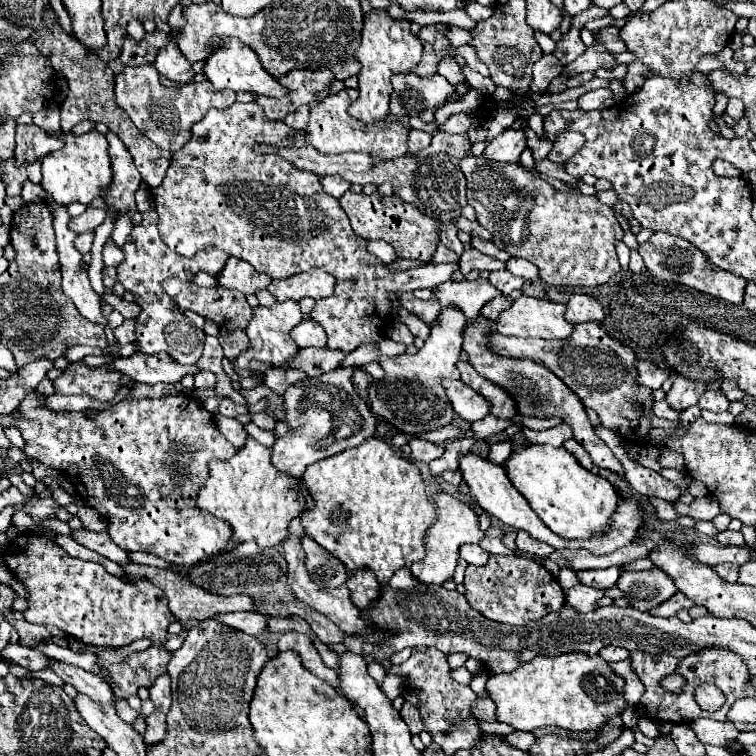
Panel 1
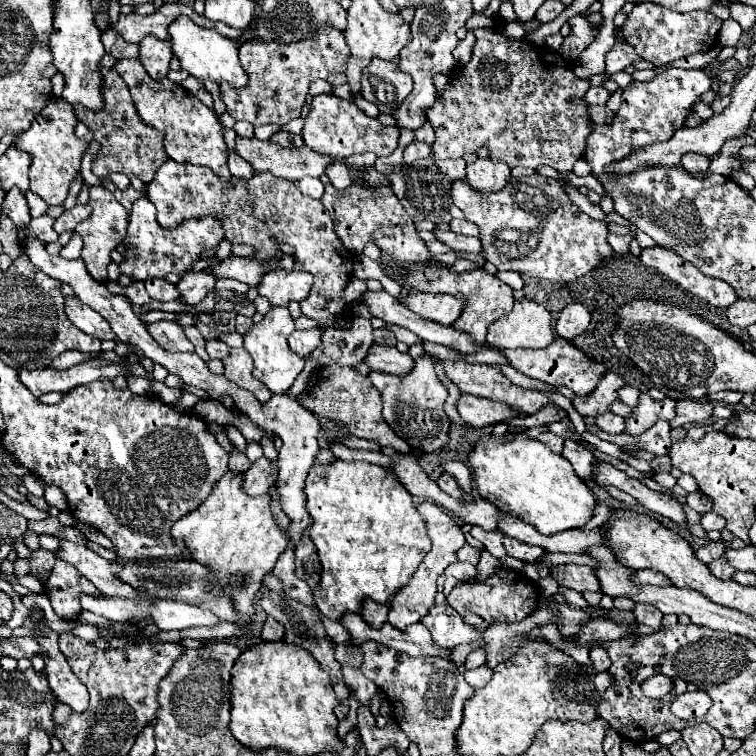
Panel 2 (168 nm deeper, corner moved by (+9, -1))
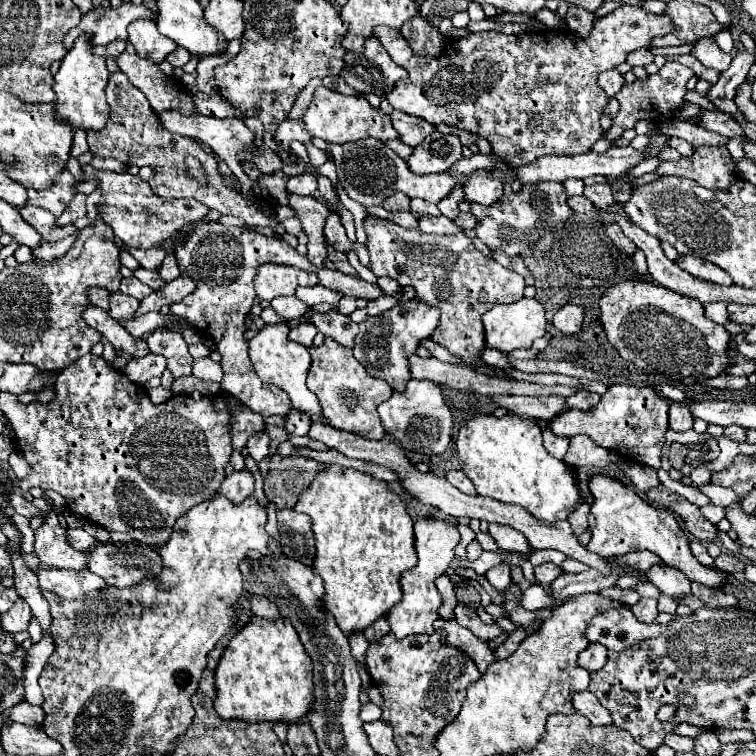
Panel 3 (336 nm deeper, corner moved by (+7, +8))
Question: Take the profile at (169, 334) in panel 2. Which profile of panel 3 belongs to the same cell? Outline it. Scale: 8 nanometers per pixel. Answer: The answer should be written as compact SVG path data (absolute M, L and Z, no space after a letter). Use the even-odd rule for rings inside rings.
M154 330L146 340L152 354L160 354L166 358L166 368L172 372L174 378L188 376L192 372L192 356L188 352L188 344L176 332Z

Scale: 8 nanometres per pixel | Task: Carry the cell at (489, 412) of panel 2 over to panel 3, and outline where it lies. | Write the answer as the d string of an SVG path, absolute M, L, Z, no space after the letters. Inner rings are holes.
M492 396L498 406L504 406L508 412L514 412L522 418L532 420L552 420L566 412L566 398L564 396Z

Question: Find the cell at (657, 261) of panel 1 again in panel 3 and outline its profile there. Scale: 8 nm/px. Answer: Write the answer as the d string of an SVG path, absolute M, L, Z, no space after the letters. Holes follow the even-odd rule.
M680 256L678 266L682 266L686 272L690 272L692 276L706 280L706 282L714 282L720 286L730 286L732 278L728 272L724 272L720 266L706 262L702 258L694 258L694 256Z

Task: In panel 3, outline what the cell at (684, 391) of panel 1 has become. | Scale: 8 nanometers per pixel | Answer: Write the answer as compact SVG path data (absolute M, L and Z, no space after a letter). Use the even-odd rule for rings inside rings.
M614 384L602 394L602 400L592 410L568 410L550 422L550 430L556 436L572 438L576 434L590 436L598 446L620 454L622 458L644 464L654 470L662 468L660 450L666 444L668 430L668 402L654 394L652 388L636 388L626 384Z

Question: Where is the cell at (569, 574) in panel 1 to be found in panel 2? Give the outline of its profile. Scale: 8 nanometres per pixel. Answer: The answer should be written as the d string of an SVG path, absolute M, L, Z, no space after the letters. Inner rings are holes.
M560 587L558 593L564 597L564 601L568 601L568 603L572 603L572 605L576 605L576 607L588 607L588 603L586 603L586 599L582 597L582 593L576 593L576 591L568 589L568 587Z

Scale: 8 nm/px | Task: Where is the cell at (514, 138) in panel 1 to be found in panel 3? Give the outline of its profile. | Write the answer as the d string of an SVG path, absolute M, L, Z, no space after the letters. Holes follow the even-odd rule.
M476 170L470 182L464 186L464 200L478 202L482 206L492 206L502 198L502 194L504 194L502 182L498 182L496 178L490 178L486 170Z

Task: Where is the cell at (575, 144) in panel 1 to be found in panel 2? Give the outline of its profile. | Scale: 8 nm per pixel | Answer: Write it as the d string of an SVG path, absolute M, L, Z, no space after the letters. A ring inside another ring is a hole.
M496 27L476 29L476 45L472 59L466 67L456 73L452 87L446 87L442 99L426 111L428 121L434 125L435 141L431 158L435 161L458 159L468 151L478 151L482 145L490 149L490 159L500 159L510 167L532 167L550 165L562 173L572 171L574 163L582 157L586 137L590 135L590 115L584 103L588 81L574 77L570 65L550 51L540 51L528 41L516 41L504 37ZM576 97L576 103L570 99ZM454 125L454 127L452 127Z

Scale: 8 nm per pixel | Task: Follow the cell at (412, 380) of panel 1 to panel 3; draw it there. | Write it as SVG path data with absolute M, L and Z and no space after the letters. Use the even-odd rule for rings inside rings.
M410 380L404 394L392 394L388 402L378 406L384 432L392 436L404 452L418 454L442 454L452 440L452 414L446 406L440 386L430 380Z

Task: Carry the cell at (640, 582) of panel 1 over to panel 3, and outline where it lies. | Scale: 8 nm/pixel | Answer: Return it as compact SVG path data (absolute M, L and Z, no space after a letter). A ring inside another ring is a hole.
M654 566L648 570L646 576L664 596L670 596L672 600L690 596L690 580L676 568Z

